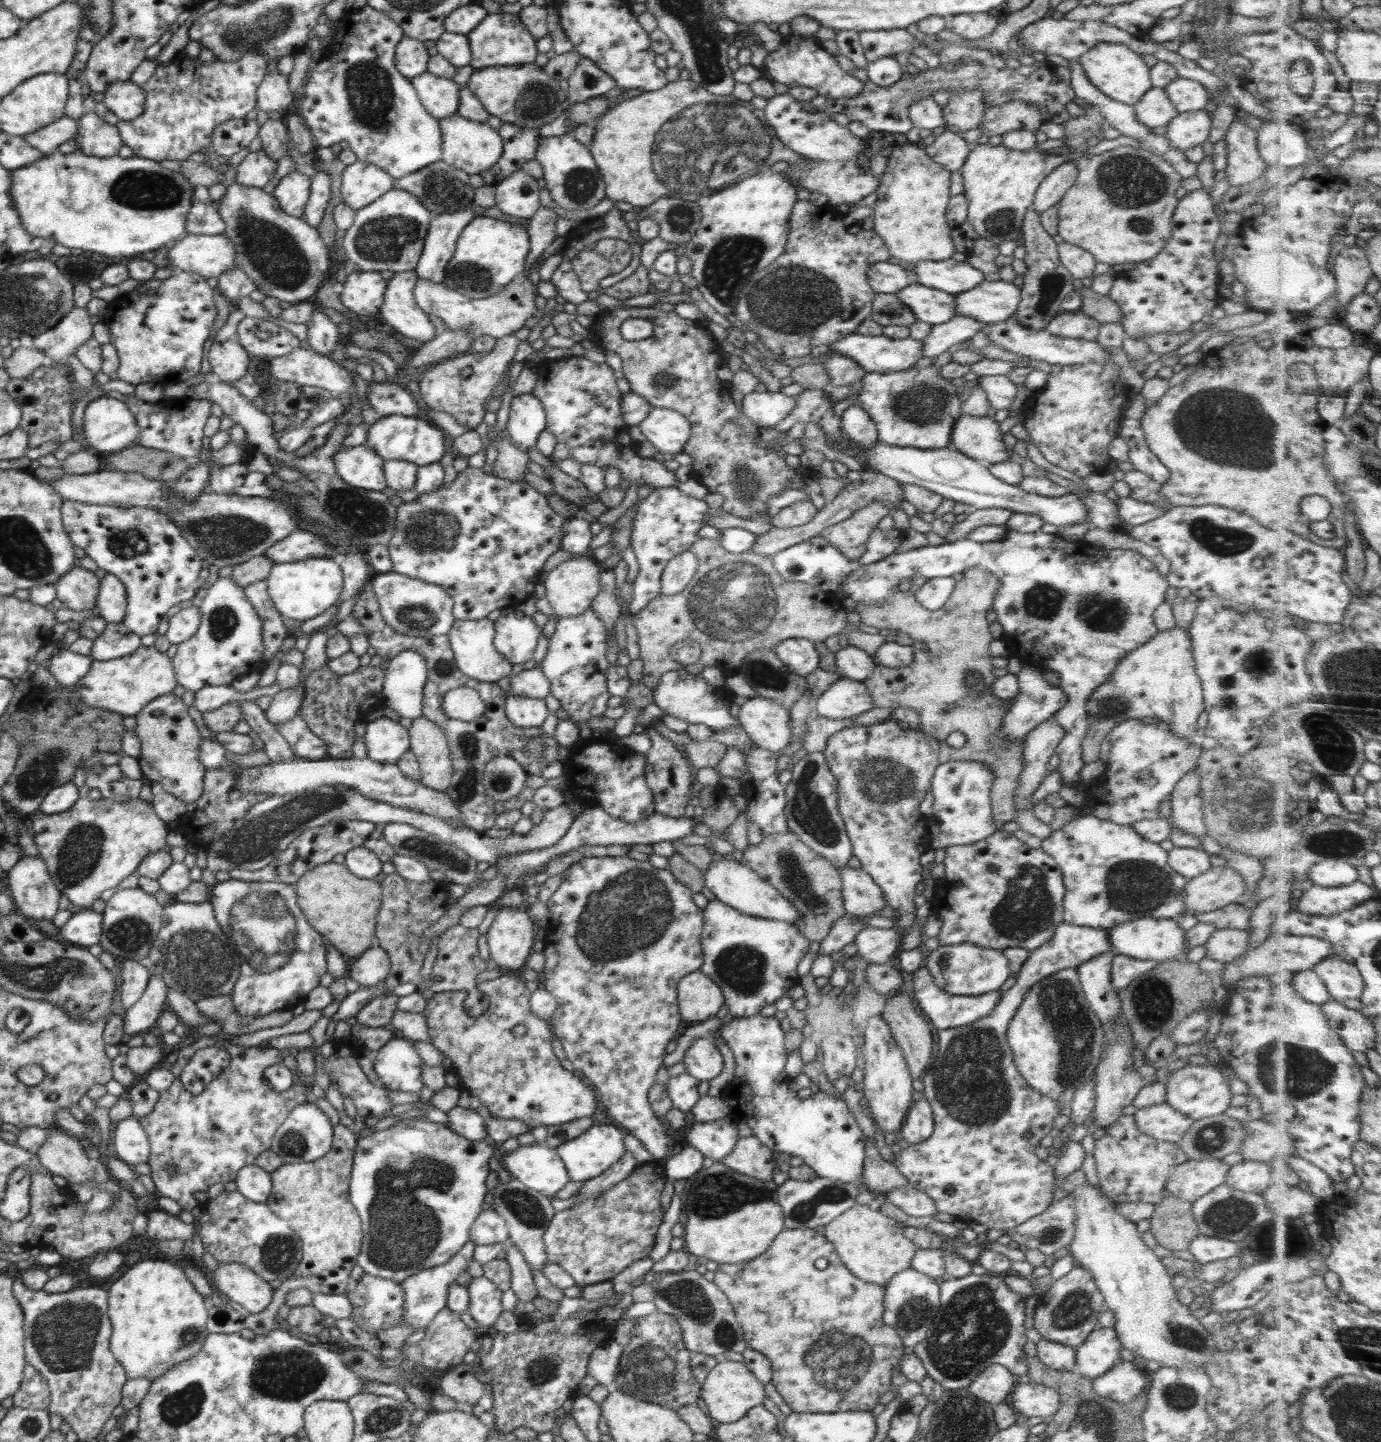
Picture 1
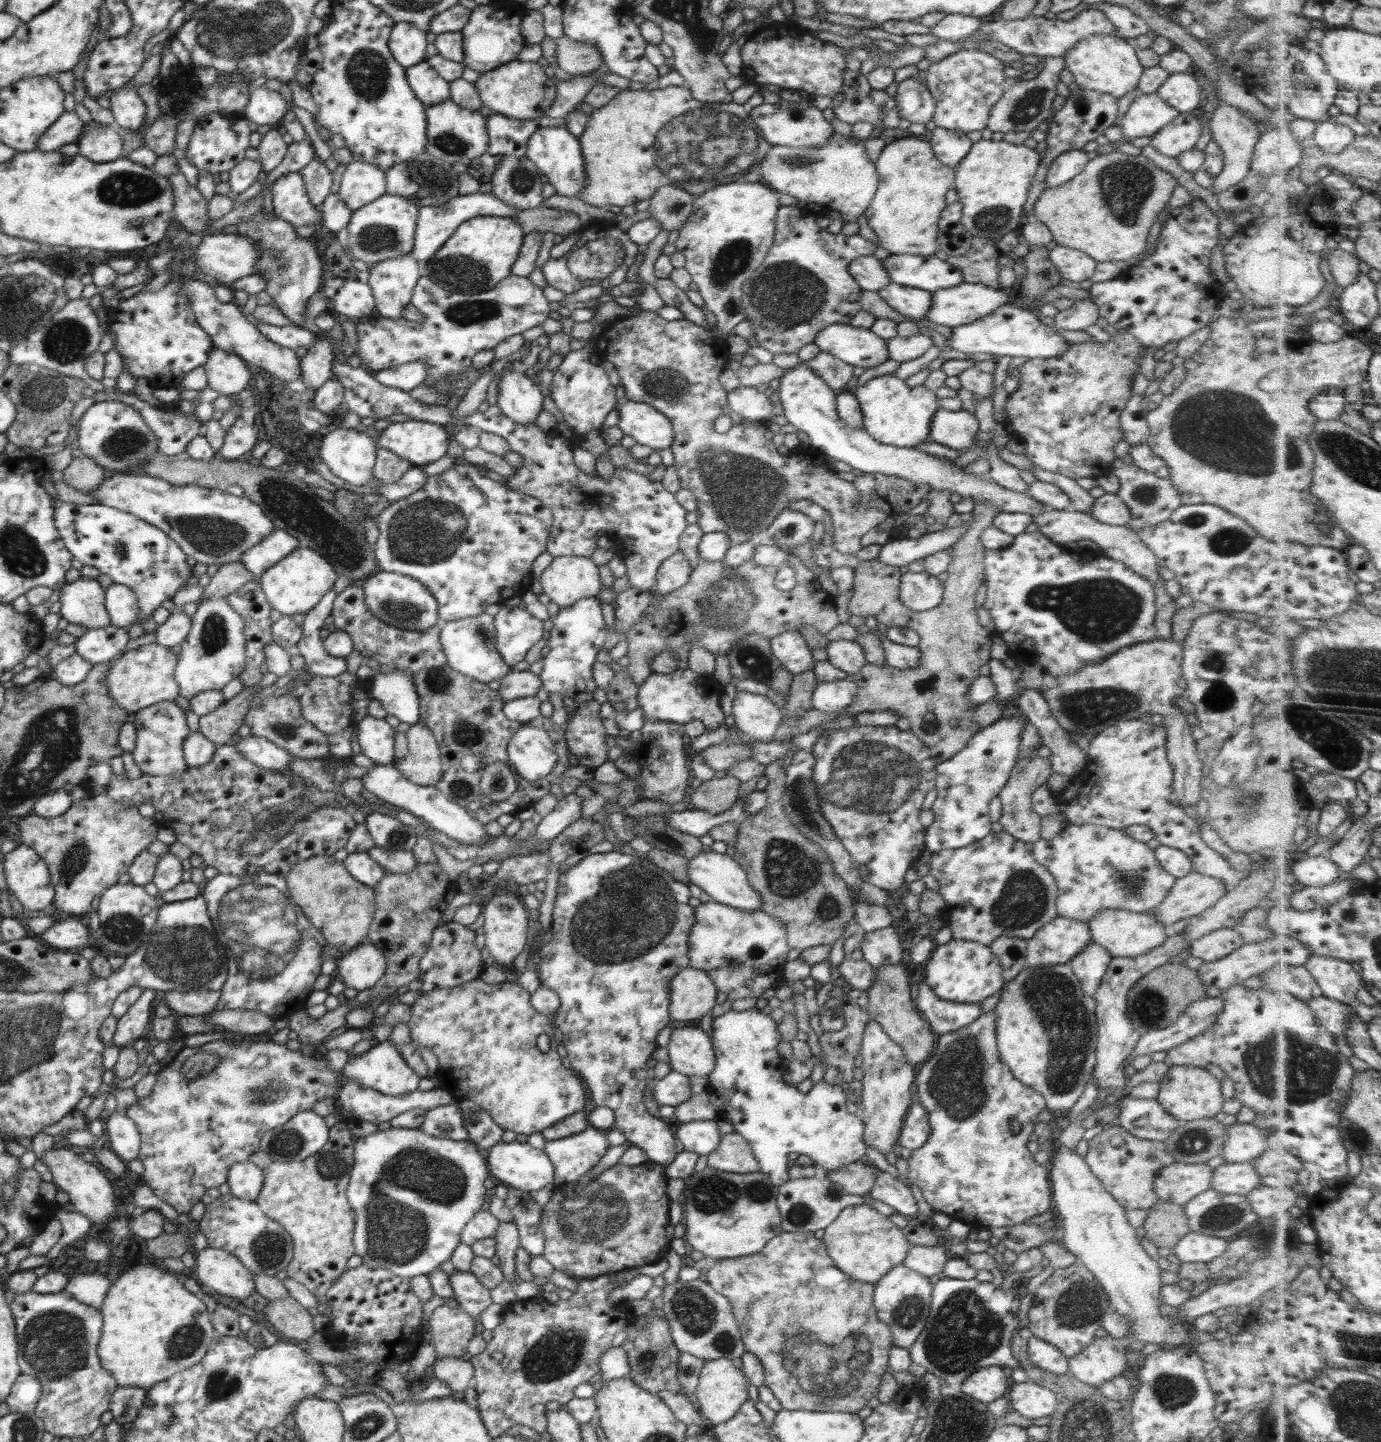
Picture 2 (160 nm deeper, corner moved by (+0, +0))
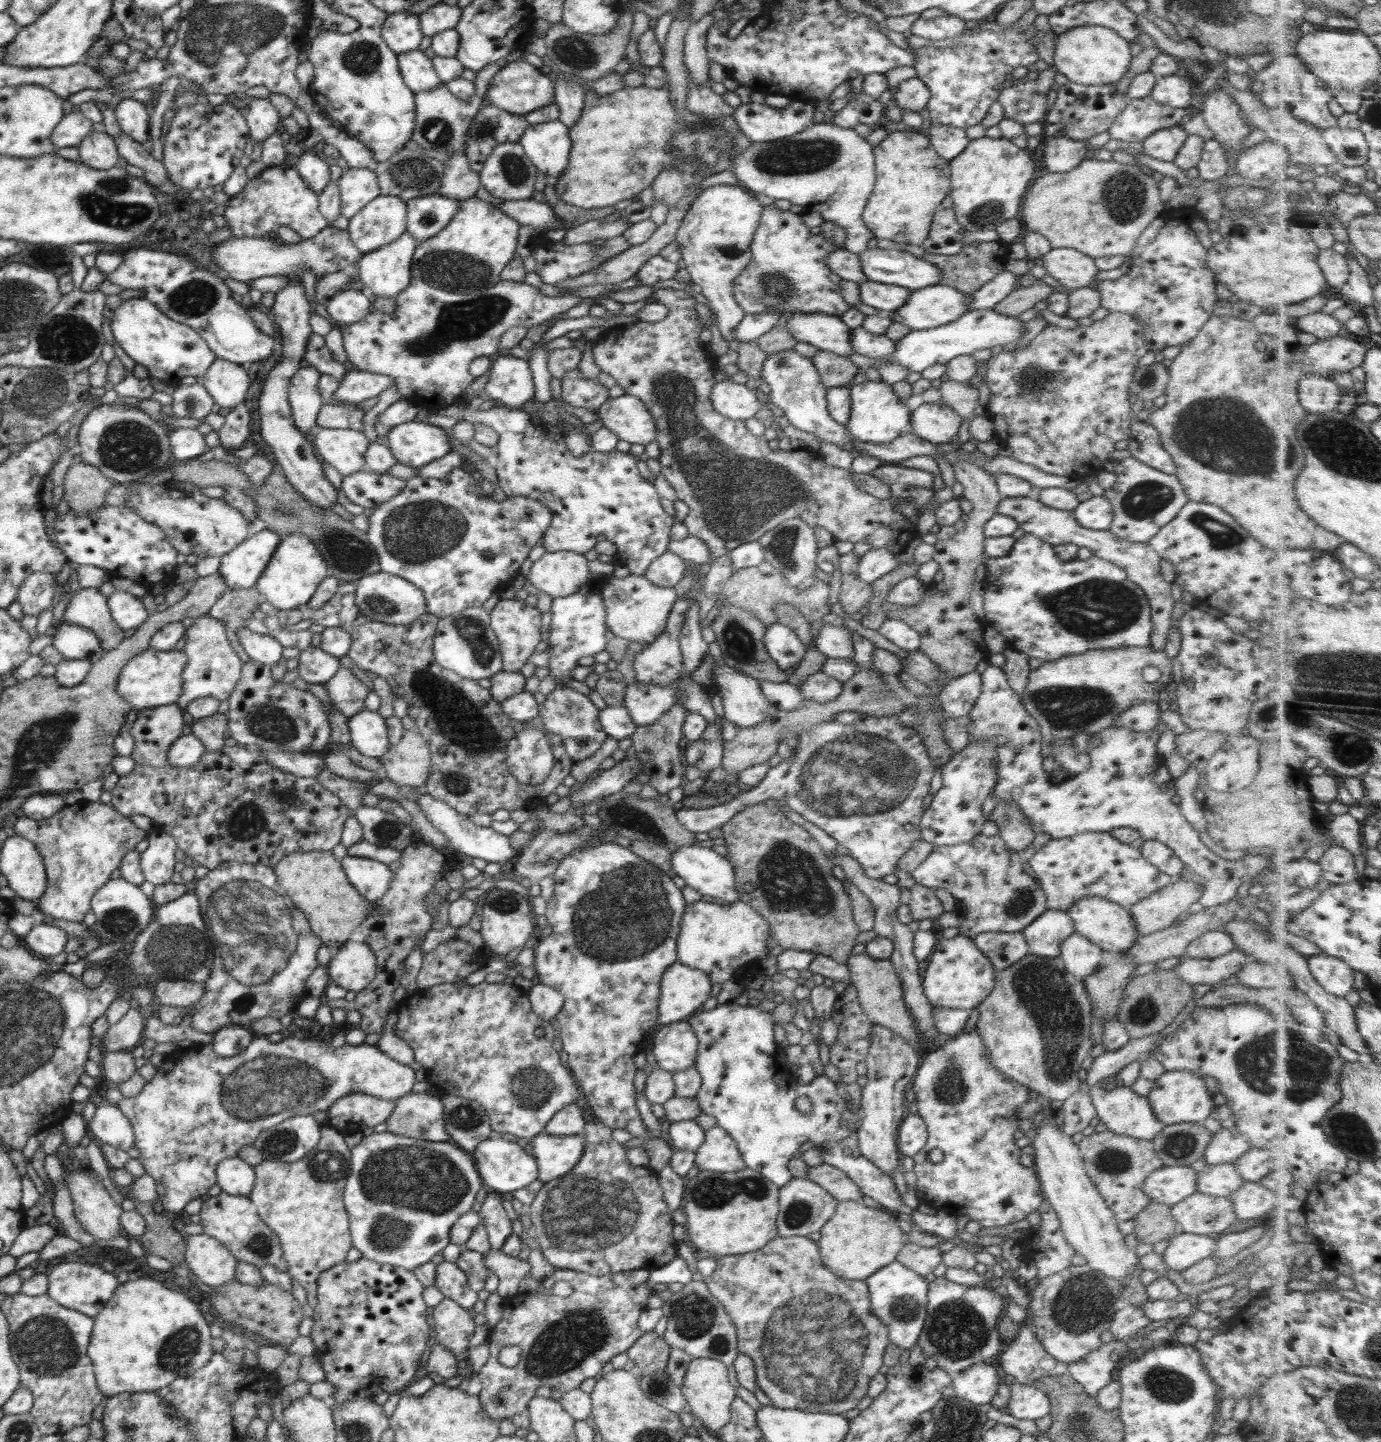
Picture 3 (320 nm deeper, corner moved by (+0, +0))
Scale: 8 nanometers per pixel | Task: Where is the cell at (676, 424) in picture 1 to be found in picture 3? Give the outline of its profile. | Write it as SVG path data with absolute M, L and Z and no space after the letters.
M624 393L618 398L608 398L597 415L603 426L609 428L619 440L630 444L654 442L657 428L654 418L646 406L634 396Z

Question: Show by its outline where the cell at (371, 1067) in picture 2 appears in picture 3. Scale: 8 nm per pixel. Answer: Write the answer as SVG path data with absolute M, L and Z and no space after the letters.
M267 1036L255 1037L250 1041L246 1050L236 1054L236 1056L224 1057L216 1054L212 1048L212 1043L199 1044L192 1043L188 1048L178 1047L175 1051L167 1054L162 1065L156 1069L156 1075L152 1080L145 1081L145 1086L138 1096L134 1098L122 1098L115 1106L120 1110L126 1119L130 1121L135 1134L134 1146L140 1152L138 1160L144 1166L146 1173L154 1178L157 1186L157 1195L162 1202L164 1213L168 1216L184 1211L184 1206L194 1198L201 1198L208 1192L216 1182L216 1165L222 1160L238 1157L238 1152L242 1146L253 1145L262 1130L271 1126L277 1126L280 1122L288 1118L300 1115L314 1115L318 1111L328 1111L328 1108L342 1097L362 1093L382 1100L397 1100L410 1094L416 1082L416 1071L409 1065L400 1064L384 1054L377 1045L351 1045L346 1043L342 1047L335 1048L331 1044L318 1040L298 1039L289 1037L285 1039L275 1039L270 1041Z

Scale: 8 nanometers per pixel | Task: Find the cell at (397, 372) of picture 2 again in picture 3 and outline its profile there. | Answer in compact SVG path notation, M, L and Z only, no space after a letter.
M351 368L339 382L334 399L345 403L360 403L382 396L381 392L392 385L395 386L395 380L391 376Z

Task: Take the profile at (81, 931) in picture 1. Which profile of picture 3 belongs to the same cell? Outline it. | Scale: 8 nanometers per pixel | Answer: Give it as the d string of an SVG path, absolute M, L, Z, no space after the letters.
M38 920L23 941L26 942L25 947L37 956L48 957L60 954L69 936L66 931L54 924L46 924Z

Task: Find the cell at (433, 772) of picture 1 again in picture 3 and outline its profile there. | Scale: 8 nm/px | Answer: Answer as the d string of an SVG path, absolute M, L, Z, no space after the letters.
M414 728L405 730L402 740L398 744L391 744L384 756L378 757L382 764L383 776L400 787L421 787L429 777L431 769L430 749L420 732Z

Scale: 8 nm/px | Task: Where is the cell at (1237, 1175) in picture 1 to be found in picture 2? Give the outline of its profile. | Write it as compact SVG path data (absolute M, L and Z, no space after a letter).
M1225 1163L1213 1170L1211 1188L1218 1192L1245 1196L1258 1185L1262 1185L1261 1176L1251 1163Z

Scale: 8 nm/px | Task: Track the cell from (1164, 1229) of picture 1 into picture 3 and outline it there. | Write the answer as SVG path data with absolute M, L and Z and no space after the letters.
M1160 1202L1148 1203L1133 1220L1136 1225L1133 1233L1144 1244L1154 1245L1161 1240L1170 1240L1178 1228L1171 1207Z

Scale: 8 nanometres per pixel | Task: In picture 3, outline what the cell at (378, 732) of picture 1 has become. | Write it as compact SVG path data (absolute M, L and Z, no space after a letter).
M364 709L348 718L348 728L352 747L360 754L378 758L388 752L391 743L388 739L387 724L378 711Z

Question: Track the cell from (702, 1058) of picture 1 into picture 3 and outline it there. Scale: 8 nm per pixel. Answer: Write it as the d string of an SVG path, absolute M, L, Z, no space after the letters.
M687 1022L665 1024L656 1033L652 1043L657 1068L675 1073L686 1070L695 1063L698 1039Z

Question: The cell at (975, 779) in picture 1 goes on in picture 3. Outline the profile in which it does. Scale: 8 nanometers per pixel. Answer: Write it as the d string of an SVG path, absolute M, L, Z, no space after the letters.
M974 741L951 757L942 769L942 787L923 812L920 824L922 839L933 846L950 846L968 842L972 837L982 834L986 822L982 815L982 803L993 791L997 779L995 756L994 743Z

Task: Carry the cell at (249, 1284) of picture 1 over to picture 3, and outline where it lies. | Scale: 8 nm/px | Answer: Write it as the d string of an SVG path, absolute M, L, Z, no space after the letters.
M204 1233L184 1237L185 1261L200 1282L219 1287L235 1280L237 1258L221 1242Z

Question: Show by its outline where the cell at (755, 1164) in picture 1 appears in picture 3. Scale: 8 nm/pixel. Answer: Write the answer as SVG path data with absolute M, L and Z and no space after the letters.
M718 1126L706 1130L704 1144L695 1156L695 1166L700 1171L736 1172L747 1168L736 1141Z

